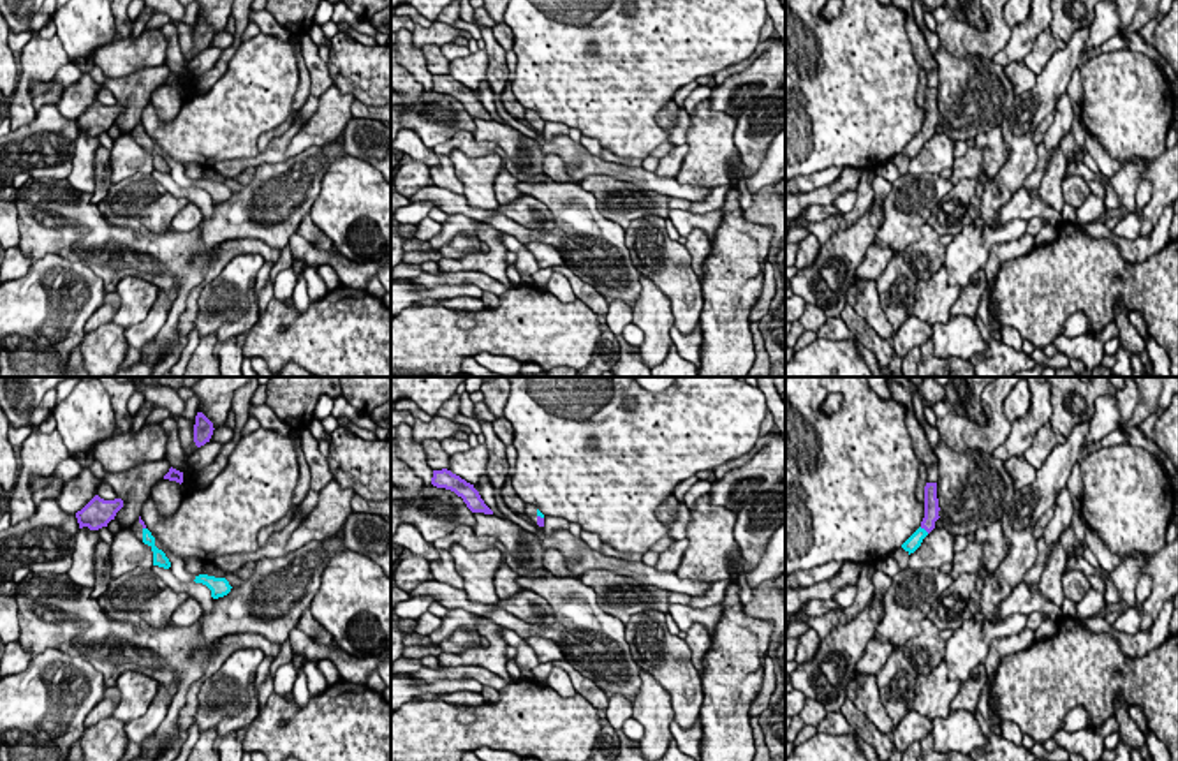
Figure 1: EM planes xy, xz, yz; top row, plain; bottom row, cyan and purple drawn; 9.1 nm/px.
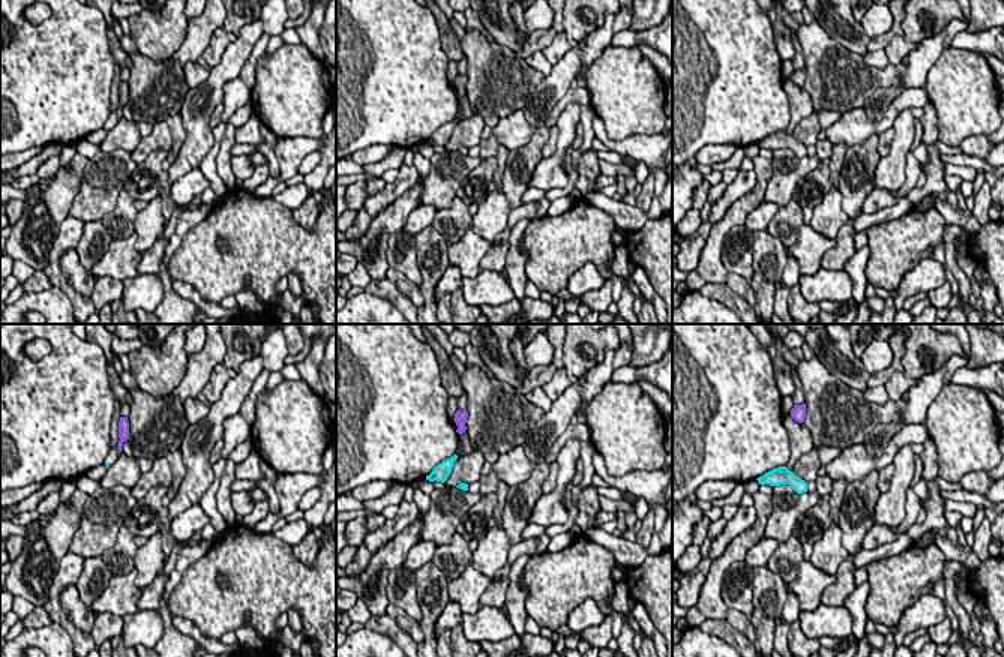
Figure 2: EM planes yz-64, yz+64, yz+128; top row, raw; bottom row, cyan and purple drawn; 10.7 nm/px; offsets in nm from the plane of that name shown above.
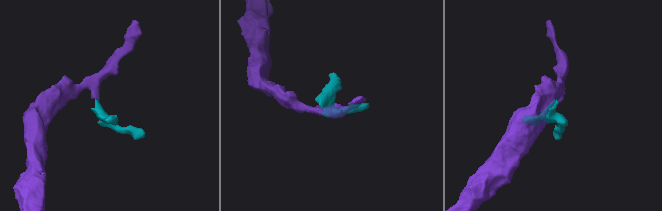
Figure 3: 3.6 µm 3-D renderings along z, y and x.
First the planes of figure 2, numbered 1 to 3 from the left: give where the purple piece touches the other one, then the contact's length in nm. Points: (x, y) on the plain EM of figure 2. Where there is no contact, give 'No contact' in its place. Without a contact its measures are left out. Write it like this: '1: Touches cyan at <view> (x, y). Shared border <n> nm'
1: No contact
2: No contact
3: No contact

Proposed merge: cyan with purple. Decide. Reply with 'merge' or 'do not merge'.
merge

